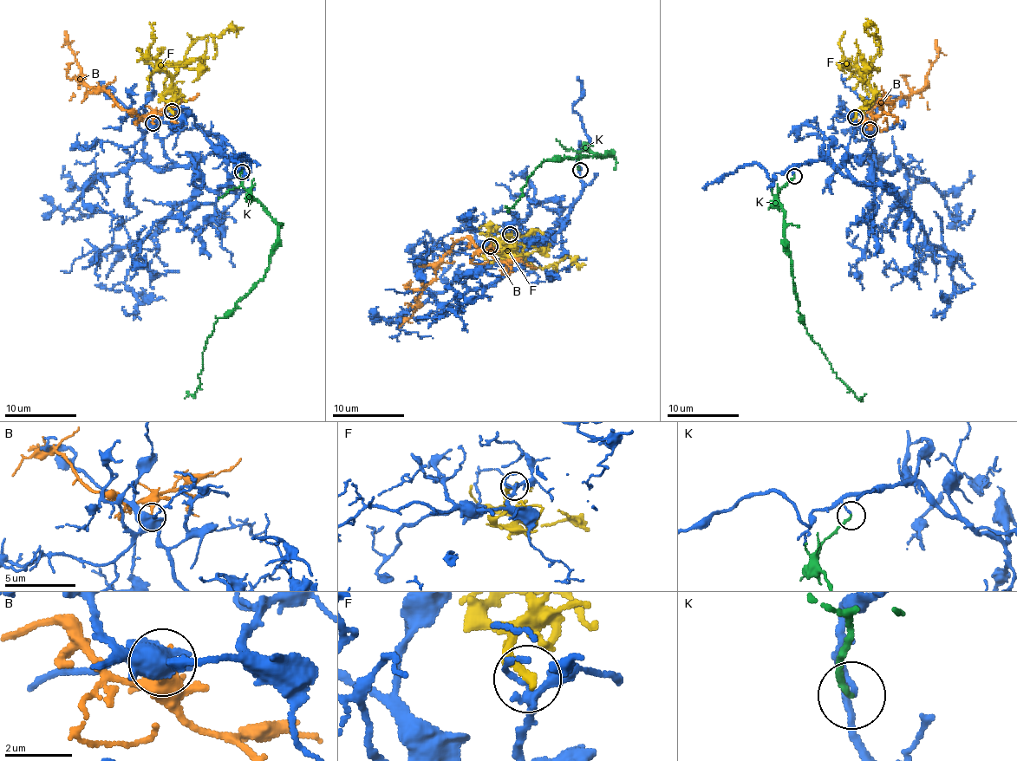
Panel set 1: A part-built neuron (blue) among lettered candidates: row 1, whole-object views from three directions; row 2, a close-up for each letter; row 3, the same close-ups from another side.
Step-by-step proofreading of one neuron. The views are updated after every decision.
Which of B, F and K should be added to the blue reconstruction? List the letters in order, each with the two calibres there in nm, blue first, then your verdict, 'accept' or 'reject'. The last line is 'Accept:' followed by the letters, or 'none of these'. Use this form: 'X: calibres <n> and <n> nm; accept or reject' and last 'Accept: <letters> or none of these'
B: calibres 460 and 200 nm; reject
F: calibres 200 and 240 nm; reject
K: calibres 120 and 180 nm; reject
Accept: none of these

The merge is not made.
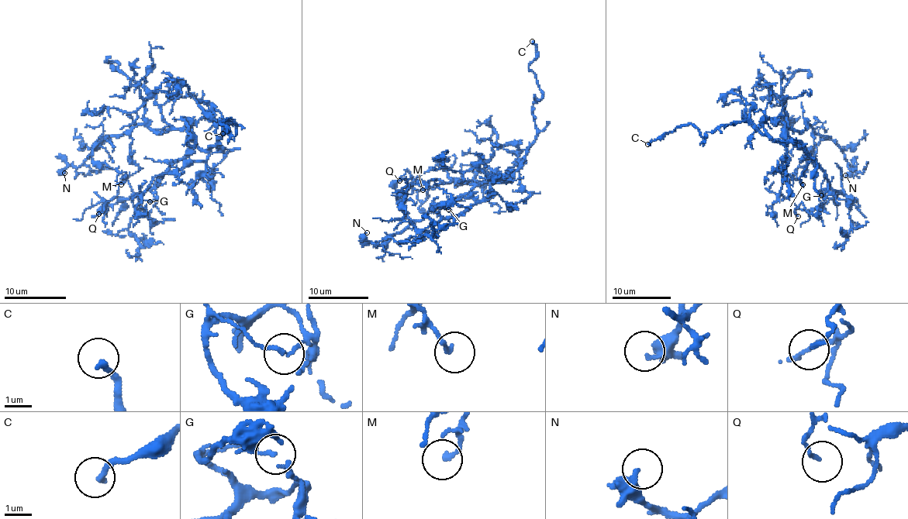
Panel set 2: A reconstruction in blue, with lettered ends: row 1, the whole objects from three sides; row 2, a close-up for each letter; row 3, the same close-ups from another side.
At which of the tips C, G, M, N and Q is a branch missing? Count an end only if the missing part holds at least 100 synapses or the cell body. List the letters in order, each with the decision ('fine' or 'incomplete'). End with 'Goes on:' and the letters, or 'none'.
C: incomplete
G: fine
M: fine
N: fine
Q: fine
Goes on: C

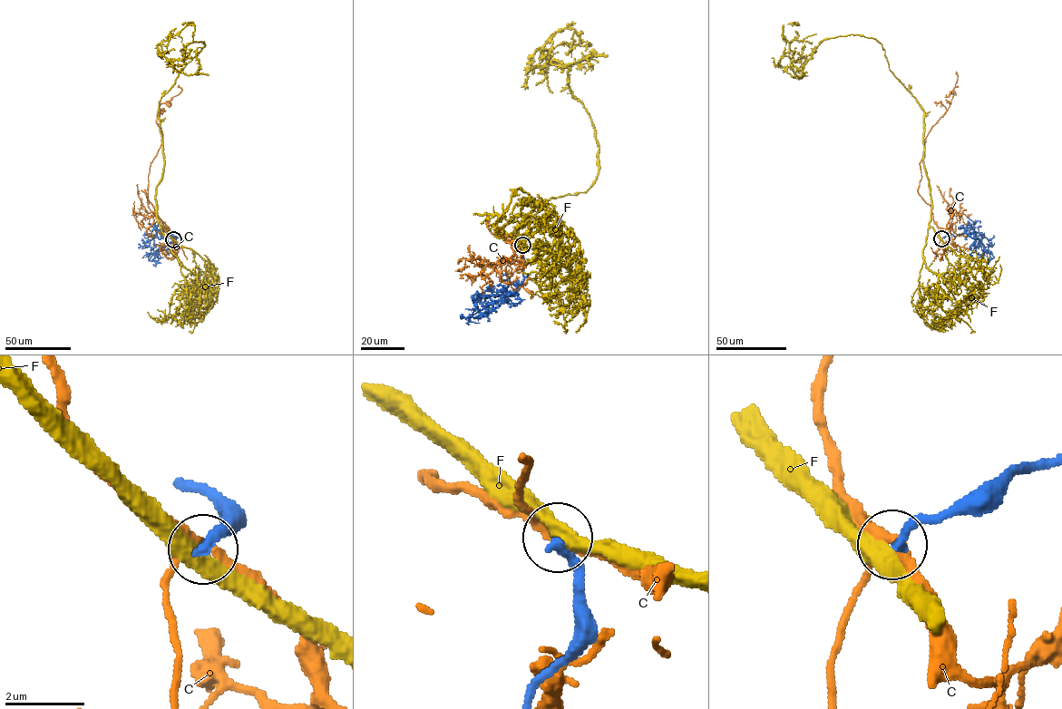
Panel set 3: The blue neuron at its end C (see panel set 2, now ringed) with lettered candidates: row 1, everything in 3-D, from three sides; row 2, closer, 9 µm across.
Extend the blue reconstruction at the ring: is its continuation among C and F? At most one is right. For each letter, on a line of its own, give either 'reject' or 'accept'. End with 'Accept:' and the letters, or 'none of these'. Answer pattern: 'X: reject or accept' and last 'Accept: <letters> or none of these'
C: reject
F: reject
Accept: none of these

